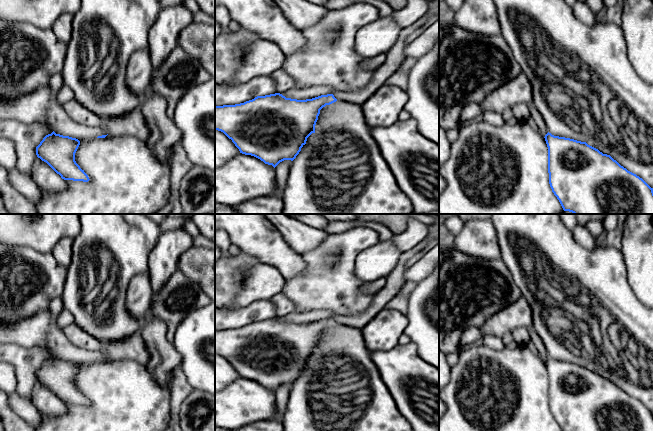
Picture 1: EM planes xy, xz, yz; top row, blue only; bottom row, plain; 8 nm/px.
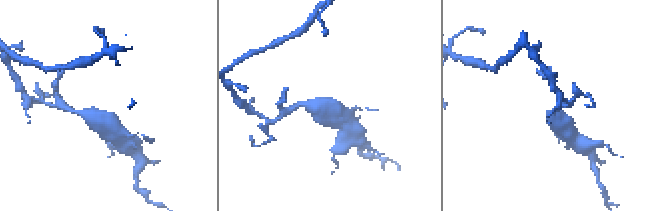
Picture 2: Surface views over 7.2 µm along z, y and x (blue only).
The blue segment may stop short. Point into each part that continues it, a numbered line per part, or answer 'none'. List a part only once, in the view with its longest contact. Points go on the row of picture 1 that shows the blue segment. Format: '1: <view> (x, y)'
none

